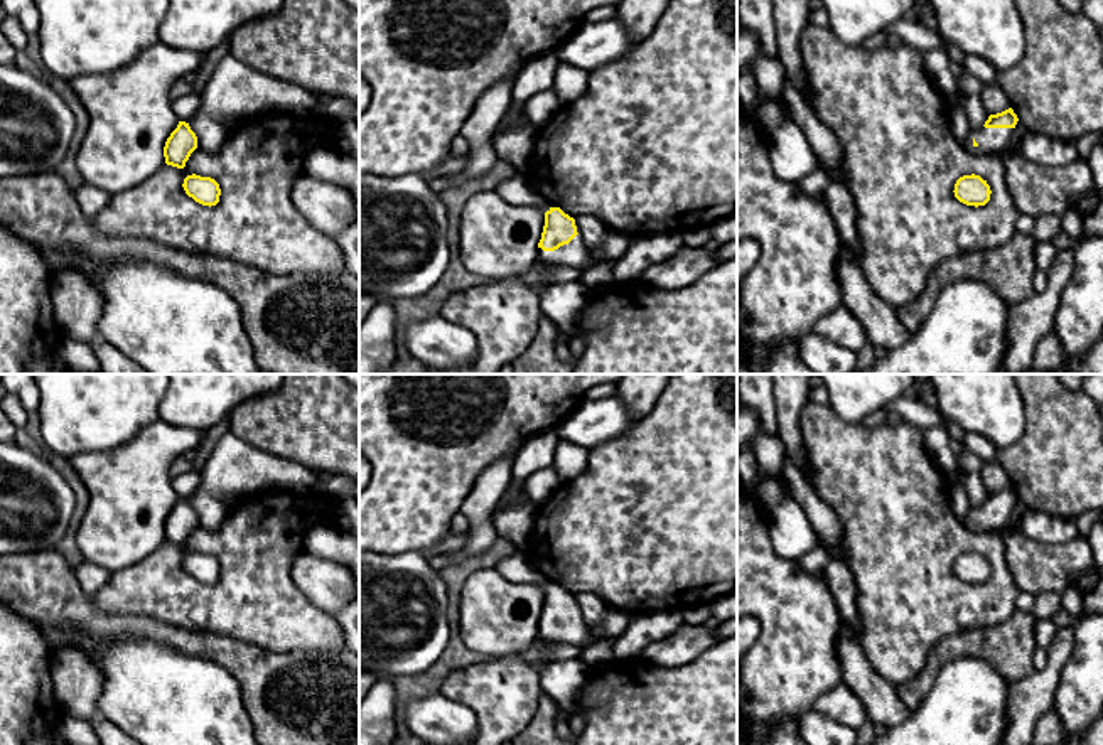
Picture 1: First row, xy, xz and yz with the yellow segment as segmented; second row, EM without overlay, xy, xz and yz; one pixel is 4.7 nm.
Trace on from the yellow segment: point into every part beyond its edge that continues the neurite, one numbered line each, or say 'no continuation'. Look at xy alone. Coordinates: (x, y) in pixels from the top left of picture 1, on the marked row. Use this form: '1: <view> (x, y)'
no continuation

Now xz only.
1: xz (516, 191)
2: xz (574, 255)

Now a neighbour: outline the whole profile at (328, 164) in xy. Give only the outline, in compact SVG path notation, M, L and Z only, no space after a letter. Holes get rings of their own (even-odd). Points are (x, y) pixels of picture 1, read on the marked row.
M322 145L309 153L305 172L317 180L347 187L359 202L359 158Z

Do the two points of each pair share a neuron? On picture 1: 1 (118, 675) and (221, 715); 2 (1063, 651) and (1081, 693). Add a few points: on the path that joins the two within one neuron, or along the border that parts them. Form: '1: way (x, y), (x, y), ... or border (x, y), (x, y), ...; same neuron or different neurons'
1: way (144, 681), (159, 696), (196, 715); same neuron
2: border (1078, 621), (1075, 644), (1061, 669), (1053, 696); different neurons

